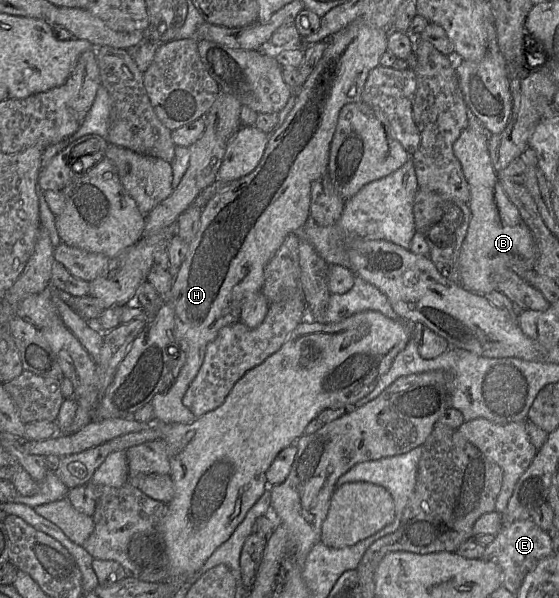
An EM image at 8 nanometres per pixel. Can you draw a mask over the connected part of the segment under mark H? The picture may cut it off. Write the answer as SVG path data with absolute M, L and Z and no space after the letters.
M355 20L343 29L341 29L340 31L338 31L335 35L327 39L327 48L319 63L317 64L313 72L310 74L310 76L298 92L294 108L289 113L283 124L279 128L275 128L271 133L268 134L268 143L257 167L251 173L240 179L232 181L229 184L221 184L221 186L219 187L219 191L204 205L201 213L199 229L194 239L189 243L189 250L185 260L182 262L182 264L180 265L179 269L173 277L173 284L170 293L168 296L162 296L162 298L168 299L174 308L174 337L176 341L180 344L182 350L185 351L186 360L178 376L172 382L170 387L165 392L157 393L152 398L150 403L152 404L154 410L154 422L189 424L196 419L194 414L183 404L182 400L184 394L186 393L191 382L196 377L204 361L206 348L208 344L217 337L218 332L221 328L238 322L240 320L240 308L242 300L247 295L251 295L253 293L262 291L262 287L264 284L264 269L267 263L281 247L287 235L290 233L301 233L301 230L307 223L310 216L312 184L317 179L327 174L330 156L330 145L337 127L340 111L347 104L362 101L362 92L370 72L375 67L380 65L381 56L386 51L388 51L387 38L389 32L390 30L388 29L372 27L362 21Z

